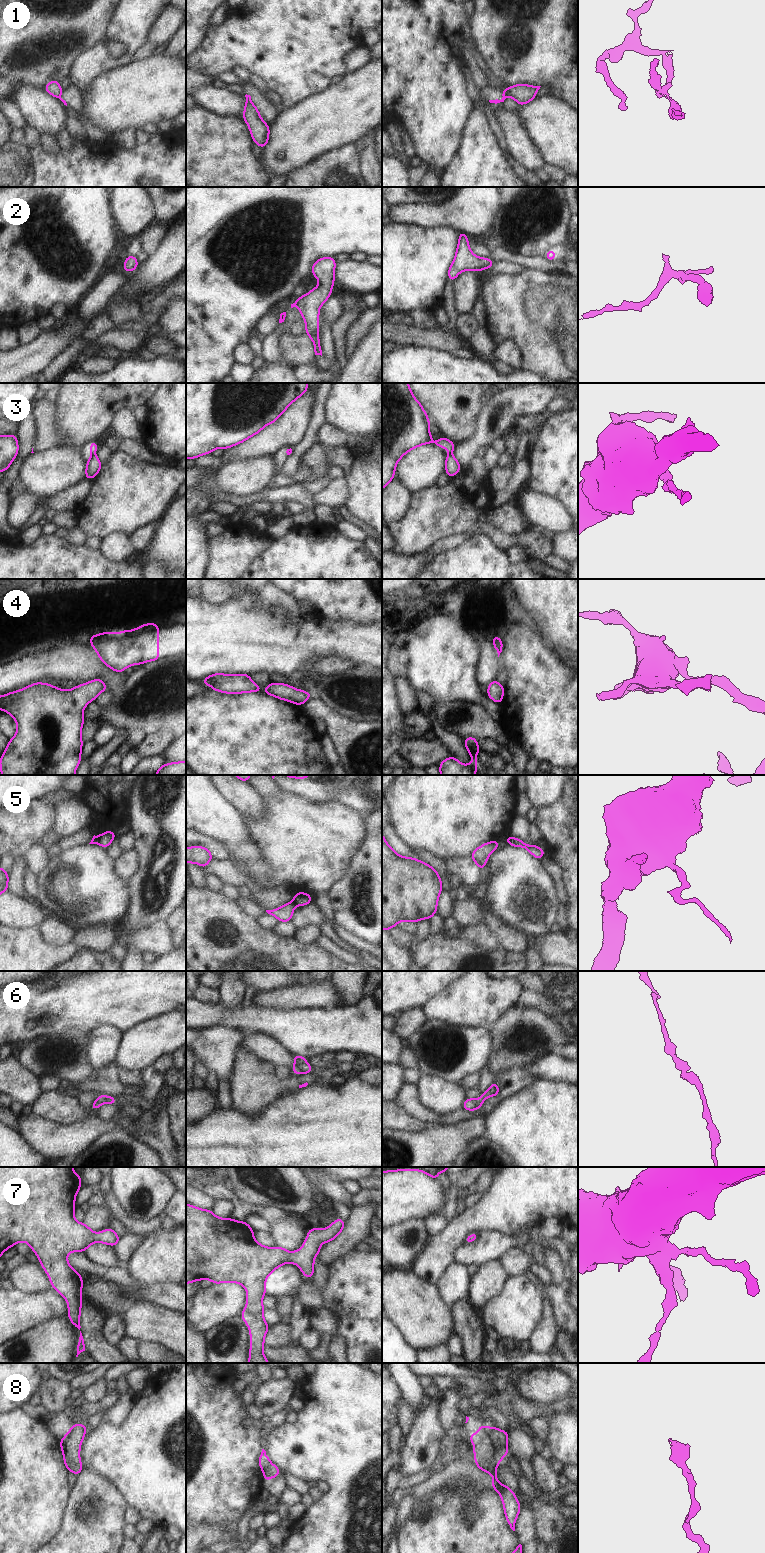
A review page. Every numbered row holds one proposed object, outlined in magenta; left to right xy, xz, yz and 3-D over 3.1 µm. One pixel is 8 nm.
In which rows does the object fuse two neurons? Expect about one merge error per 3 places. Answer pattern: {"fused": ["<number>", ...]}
{"fused": ["1", "3", "5"]}

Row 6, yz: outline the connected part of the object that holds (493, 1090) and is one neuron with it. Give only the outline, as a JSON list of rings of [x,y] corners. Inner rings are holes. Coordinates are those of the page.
[[[494,1081],[493,1084],[481,1094],[481,1097],[478,1099],[466,1098],[463,1103],[463,1110],[475,1111],[483,1106],[483,1101],[488,1099],[490,1096],[499,1097],[499,1086],[497,1081]]]

